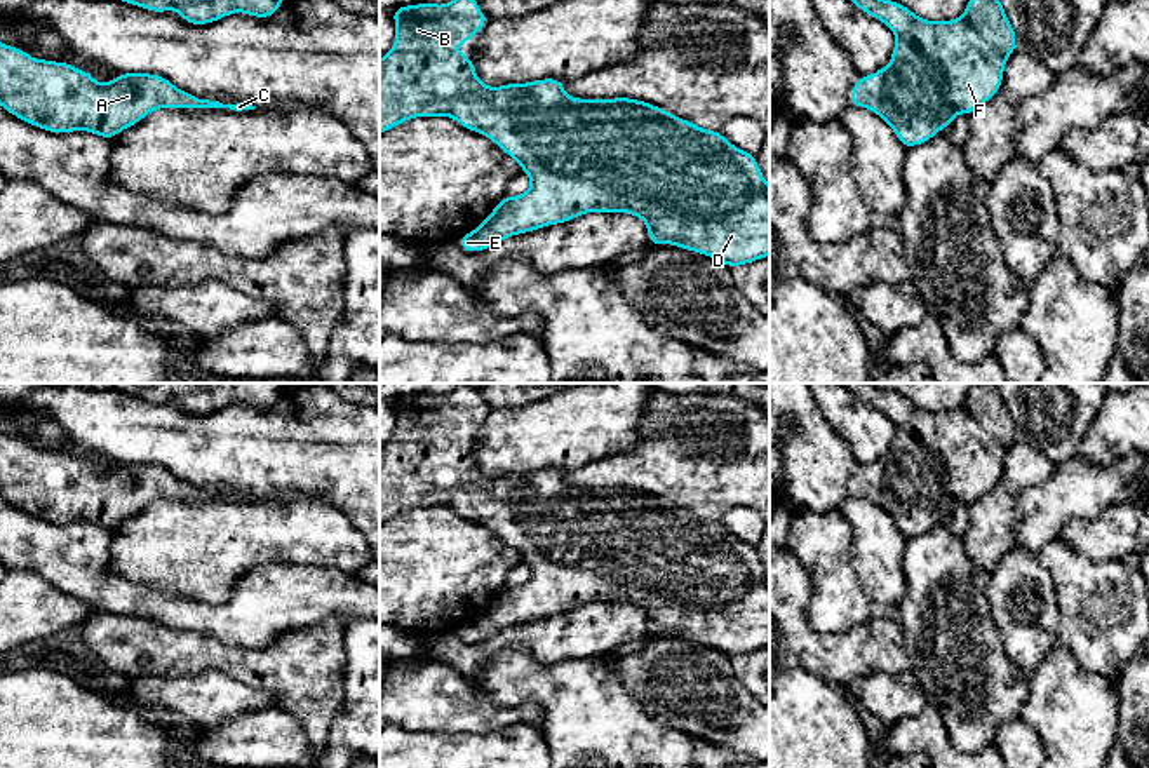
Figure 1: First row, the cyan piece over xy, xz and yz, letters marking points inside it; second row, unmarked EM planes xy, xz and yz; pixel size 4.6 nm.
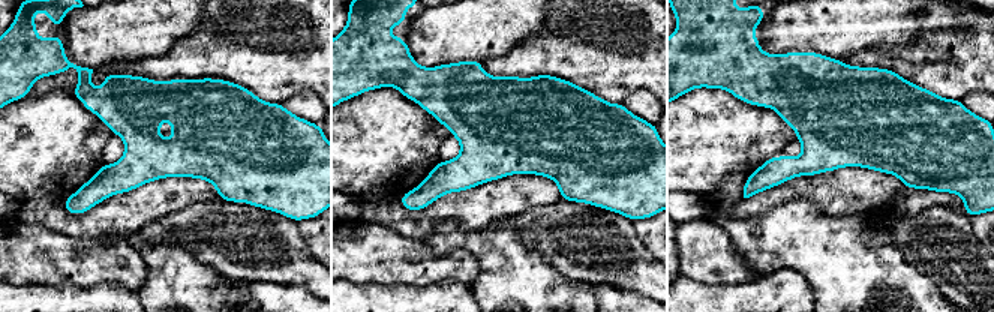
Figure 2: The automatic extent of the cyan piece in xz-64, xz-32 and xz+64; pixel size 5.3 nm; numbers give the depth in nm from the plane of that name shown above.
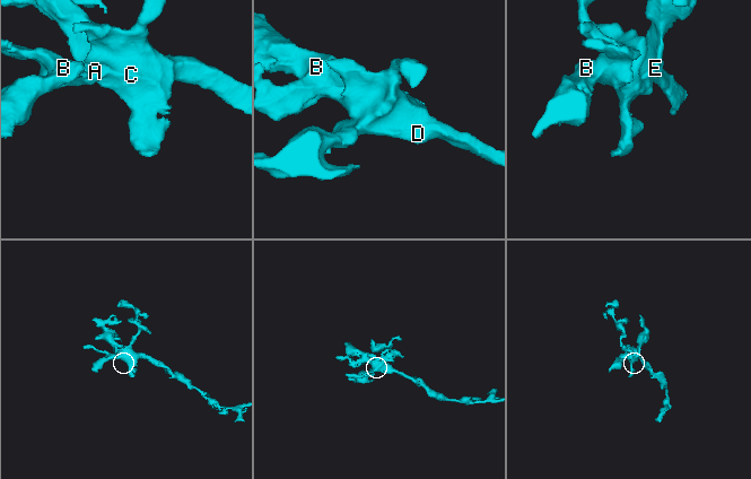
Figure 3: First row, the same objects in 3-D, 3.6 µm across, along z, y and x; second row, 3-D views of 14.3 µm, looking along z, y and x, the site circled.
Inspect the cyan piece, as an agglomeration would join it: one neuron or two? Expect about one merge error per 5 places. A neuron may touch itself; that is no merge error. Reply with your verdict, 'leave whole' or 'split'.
leave whole

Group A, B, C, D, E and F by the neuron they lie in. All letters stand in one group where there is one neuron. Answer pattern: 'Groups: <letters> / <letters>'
Groups: A B C D E F

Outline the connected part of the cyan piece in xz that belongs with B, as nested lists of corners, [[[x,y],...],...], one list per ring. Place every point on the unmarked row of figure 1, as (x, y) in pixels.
[[[460,383],[446,395],[416,394],[392,401],[395,434],[380,449],[380,526],[414,507],[451,507],[468,521],[482,522],[521,554],[533,575],[517,587],[505,585],[493,603],[456,632],[467,643],[480,643],[515,623],[559,615],[585,603],[627,603],[646,611],[649,634],[675,634],[707,644],[726,657],[740,657],[769,646],[769,576],[756,545],[733,536],[719,521],[700,519],[660,496],[630,488],[580,489],[562,481],[564,470],[541,468],[526,474],[486,477],[474,451],[453,435],[472,430],[487,414],[480,392]]]

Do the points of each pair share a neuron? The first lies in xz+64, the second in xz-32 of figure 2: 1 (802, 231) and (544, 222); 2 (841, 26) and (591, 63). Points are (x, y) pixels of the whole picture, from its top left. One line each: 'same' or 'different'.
1: different
2: different

